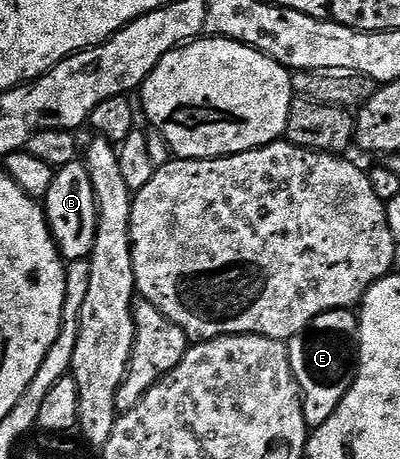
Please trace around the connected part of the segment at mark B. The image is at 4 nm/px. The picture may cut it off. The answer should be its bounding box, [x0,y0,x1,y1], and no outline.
[43,162,97,263]

